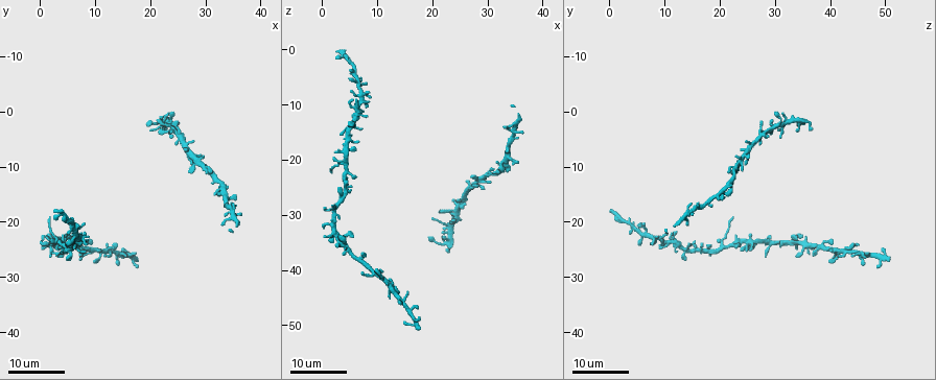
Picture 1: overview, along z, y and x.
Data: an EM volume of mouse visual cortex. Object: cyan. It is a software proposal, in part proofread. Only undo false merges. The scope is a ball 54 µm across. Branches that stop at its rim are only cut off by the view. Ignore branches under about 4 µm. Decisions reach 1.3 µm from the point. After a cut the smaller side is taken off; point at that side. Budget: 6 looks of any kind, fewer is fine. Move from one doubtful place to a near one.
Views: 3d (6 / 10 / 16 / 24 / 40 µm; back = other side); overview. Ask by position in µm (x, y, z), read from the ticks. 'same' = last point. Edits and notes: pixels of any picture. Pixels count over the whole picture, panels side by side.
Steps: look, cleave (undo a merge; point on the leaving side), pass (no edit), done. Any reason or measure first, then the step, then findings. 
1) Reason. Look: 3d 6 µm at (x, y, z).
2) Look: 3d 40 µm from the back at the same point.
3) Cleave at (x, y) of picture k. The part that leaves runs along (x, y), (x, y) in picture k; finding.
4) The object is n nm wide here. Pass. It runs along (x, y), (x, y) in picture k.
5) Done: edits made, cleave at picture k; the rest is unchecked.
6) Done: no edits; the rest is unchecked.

Three arms meet. Look: 3d 16 µm at (4.5, 24.5, 20.5).

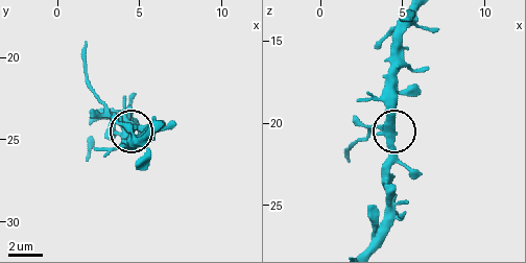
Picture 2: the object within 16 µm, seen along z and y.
Look: 3d 10 µm at (4.1, 24.5, 20.3).

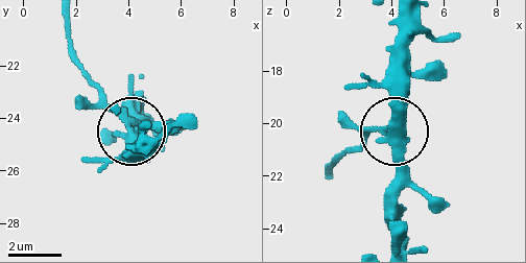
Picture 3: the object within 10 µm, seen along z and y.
The side arm is 7 µm long; 3 arms meet here. Cleave at (102, 101) of picture 3. Two neurons meet here.

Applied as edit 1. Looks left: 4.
Look: overview.

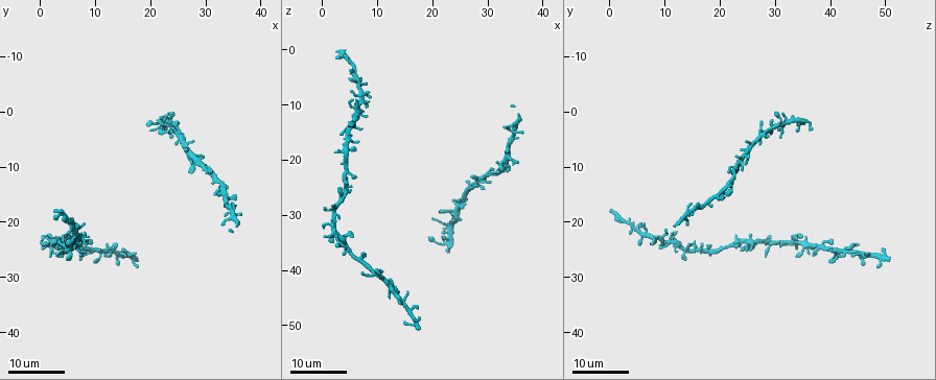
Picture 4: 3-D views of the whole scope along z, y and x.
Calibre changes. Look: 3d 24 µm at (4.5, 24.0, 25.0).

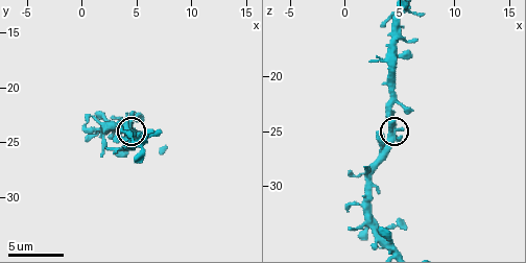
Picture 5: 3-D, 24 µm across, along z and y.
Zoom in. Look: 3d 6 µm at the same point.

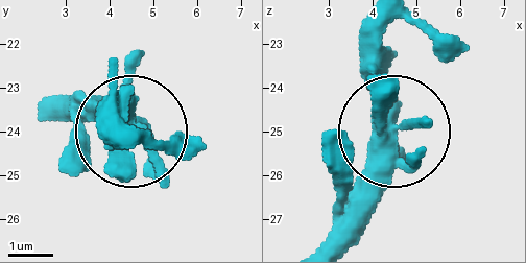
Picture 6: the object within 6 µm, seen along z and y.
5 arms meet here. Pass. Continuous, no second neuron.

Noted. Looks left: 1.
Done: edits made, cleave at picture 3; the rest is unchecked.

